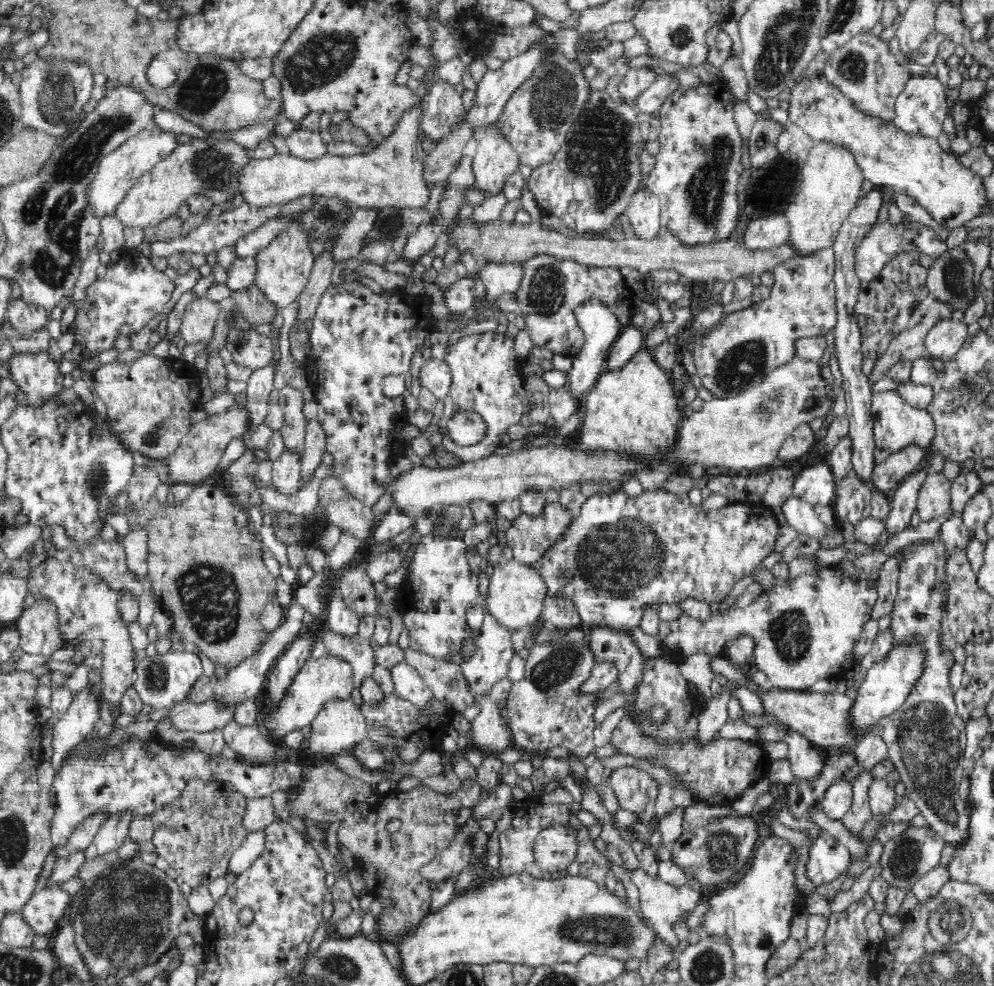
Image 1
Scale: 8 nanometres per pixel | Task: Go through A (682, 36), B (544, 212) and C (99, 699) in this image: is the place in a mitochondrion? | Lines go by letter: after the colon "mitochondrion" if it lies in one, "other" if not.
A: mitochondrion
B: other
C: other

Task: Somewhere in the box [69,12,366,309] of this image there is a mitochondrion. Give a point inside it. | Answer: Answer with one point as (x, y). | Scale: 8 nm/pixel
(324, 58)

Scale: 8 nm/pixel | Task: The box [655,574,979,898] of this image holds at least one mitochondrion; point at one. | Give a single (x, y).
(929, 739)

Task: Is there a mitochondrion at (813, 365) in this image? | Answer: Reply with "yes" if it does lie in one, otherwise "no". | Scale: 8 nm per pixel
no

